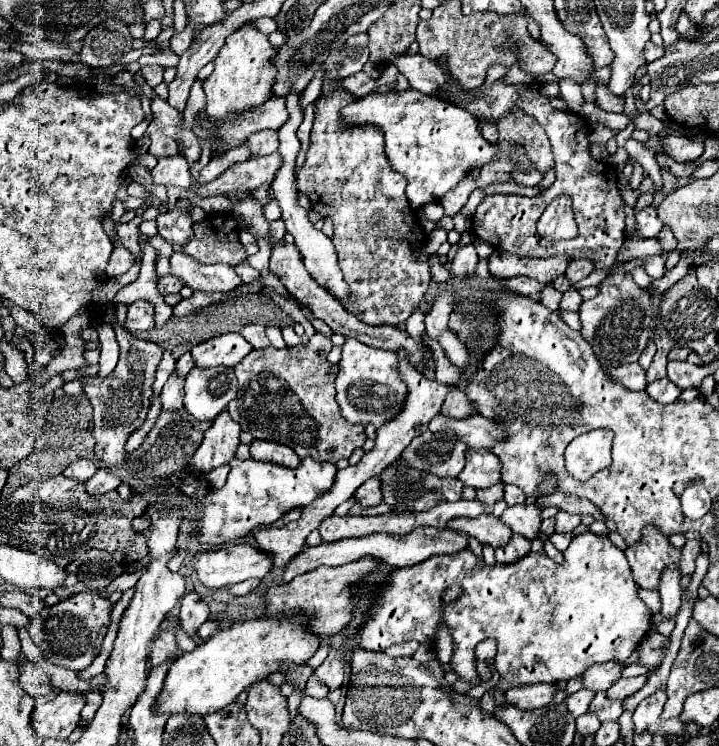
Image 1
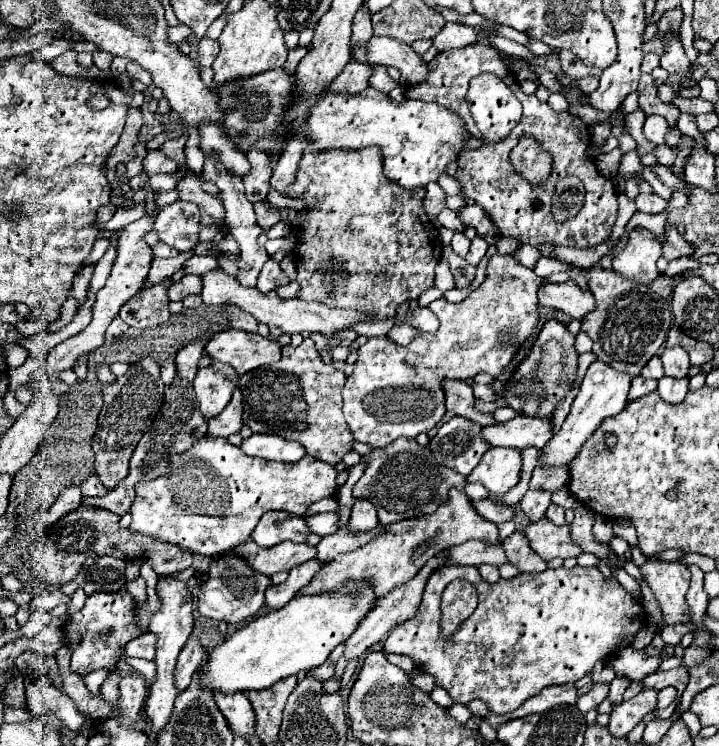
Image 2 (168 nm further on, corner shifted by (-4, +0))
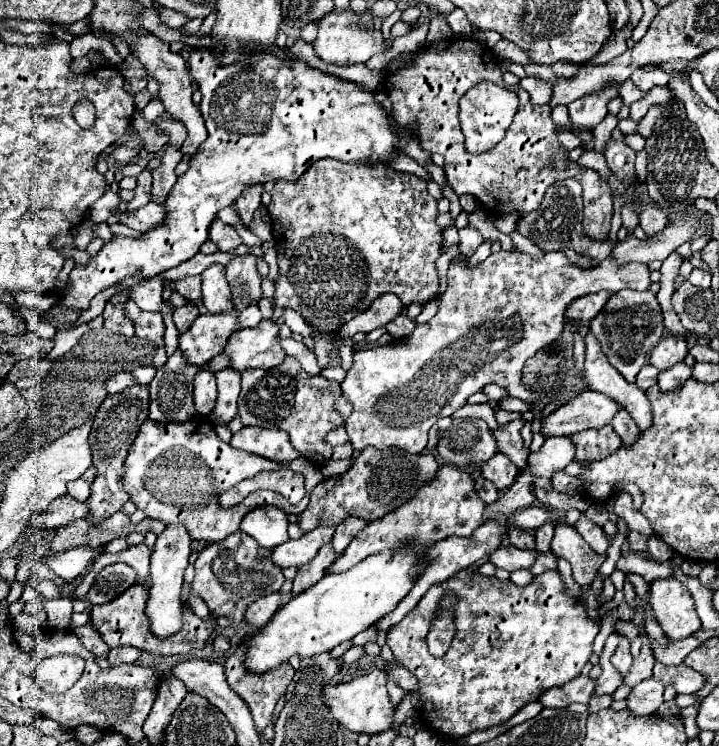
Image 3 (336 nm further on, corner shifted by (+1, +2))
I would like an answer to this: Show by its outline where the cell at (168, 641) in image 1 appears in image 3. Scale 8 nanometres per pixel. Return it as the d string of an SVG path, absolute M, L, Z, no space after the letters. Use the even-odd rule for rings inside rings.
M117 647L117 649L111 649L107 659L111 665L121 665L121 663L135 663L139 657L141 657L141 649Z

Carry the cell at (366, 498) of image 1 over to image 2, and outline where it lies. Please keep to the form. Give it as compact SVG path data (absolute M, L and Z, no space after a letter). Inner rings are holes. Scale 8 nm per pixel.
M356 499L356 503L352 505L352 515L350 515L348 531L354 533L354 535L356 533L368 533L376 525L378 525L376 507L368 499Z

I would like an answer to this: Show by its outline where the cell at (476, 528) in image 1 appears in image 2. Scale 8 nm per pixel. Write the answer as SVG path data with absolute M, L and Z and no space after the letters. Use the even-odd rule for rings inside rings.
M452 489L452 491L448 491L448 499L444 503L440 503L440 509L436 509L432 515L422 515L420 519L396 521L396 523L388 525L386 531L380 533L376 539L368 541L364 547L334 557L334 561L326 563L316 573L316 577L310 581L310 585L306 585L300 593L302 595L316 595L316 593L324 593L330 589L332 591L338 589L340 583L346 579L356 579L356 581L366 579L366 581L374 583L376 597L380 599L388 591L392 591L394 587L412 579L412 575L416 575L430 557L438 555L440 551L448 549L448 547L470 541L470 539L480 539L486 543L500 543L498 527L496 527L496 523L486 521L484 517L480 517L476 513L476 509L472 507L472 501L466 499L464 491ZM426 543L430 543L428 549L418 559L414 559L414 551Z

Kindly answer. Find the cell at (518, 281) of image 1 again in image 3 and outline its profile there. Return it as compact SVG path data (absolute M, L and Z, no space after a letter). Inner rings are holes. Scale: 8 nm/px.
M591 293L591 295L577 297L575 301L569 303L569 307L565 311L565 317L571 319L571 321L583 319L583 323L589 323L603 309L609 295L611 293Z

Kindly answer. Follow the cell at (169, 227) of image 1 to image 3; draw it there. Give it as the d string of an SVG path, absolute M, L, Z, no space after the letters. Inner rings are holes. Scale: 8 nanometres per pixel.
M147 203L145 207L137 209L131 215L121 215L121 223L129 225L131 229L137 229L141 233L147 233L159 225L163 225L167 219L167 209L163 205L155 205L155 203Z

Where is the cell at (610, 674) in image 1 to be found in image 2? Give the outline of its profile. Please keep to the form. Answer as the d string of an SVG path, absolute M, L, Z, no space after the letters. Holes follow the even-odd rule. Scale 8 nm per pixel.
M624 647L612 661L616 675L620 677L628 677L632 681L636 679L644 679L644 675L654 673L660 667L662 659L648 655L644 651L636 651L632 647Z

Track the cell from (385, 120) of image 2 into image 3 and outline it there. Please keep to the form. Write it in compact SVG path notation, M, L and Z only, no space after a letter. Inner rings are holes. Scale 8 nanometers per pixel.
M195 49L189 57L189 69L203 95L201 113L207 121L209 139L205 141L203 149L199 149L199 153L189 161L191 167L183 177L177 179L171 197L167 197L167 221L163 223L163 227L151 229L151 233L145 233L141 239L113 237L99 249L95 257L91 257L87 265L77 263L71 271L73 285L69 293L59 301L59 305L87 309L89 301L99 291L115 285L117 281L129 275L139 273L143 277L153 277L191 259L199 251L201 243L209 239L207 229L215 219L217 211L237 201L237 197L243 193L247 185L277 179L295 181L299 175L303 175L311 161L323 157L331 157L343 163L389 163L397 155L401 155L399 139L415 139L415 131L411 127L399 127L395 117L391 117L383 109L383 105L375 101L373 91L365 89L359 83L345 81L335 75L313 69L303 61L267 55L255 57L255 61L247 61L247 65L219 65L211 49Z

